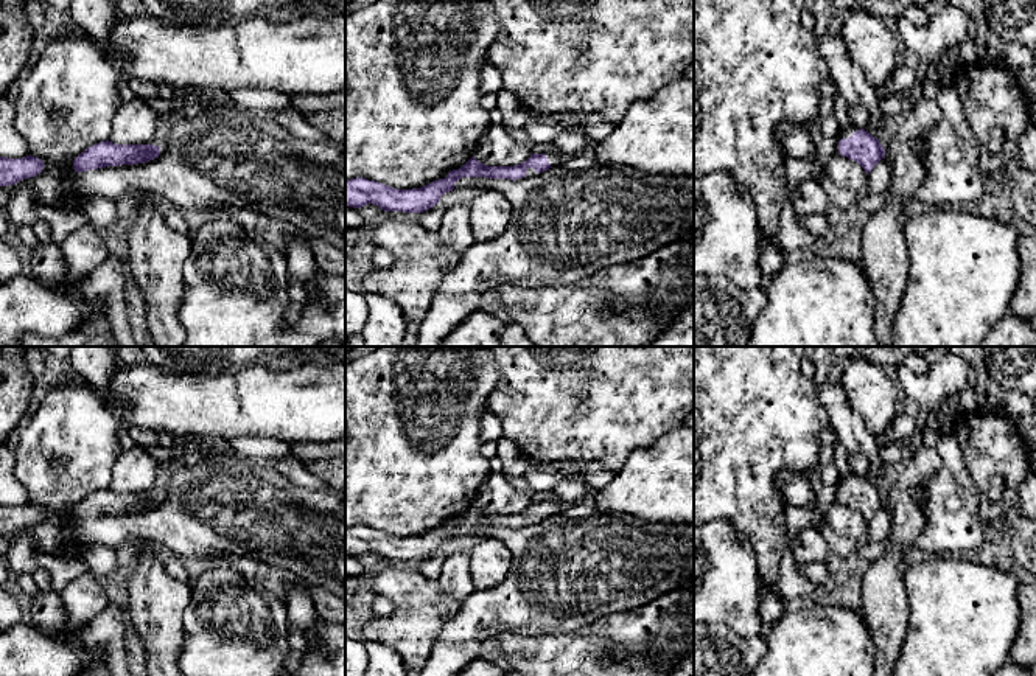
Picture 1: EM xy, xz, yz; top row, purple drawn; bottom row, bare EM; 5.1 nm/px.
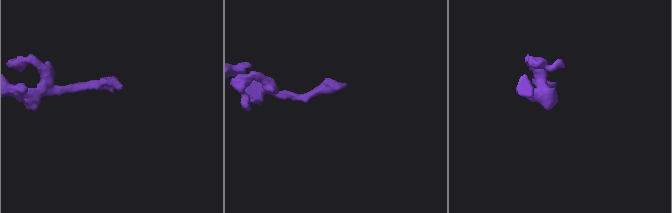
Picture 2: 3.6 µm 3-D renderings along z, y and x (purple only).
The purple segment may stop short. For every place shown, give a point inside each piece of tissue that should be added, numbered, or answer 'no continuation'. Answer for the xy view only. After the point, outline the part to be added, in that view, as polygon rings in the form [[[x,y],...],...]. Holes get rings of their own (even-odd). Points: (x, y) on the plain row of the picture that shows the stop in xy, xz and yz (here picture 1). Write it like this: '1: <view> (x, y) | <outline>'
no continuation

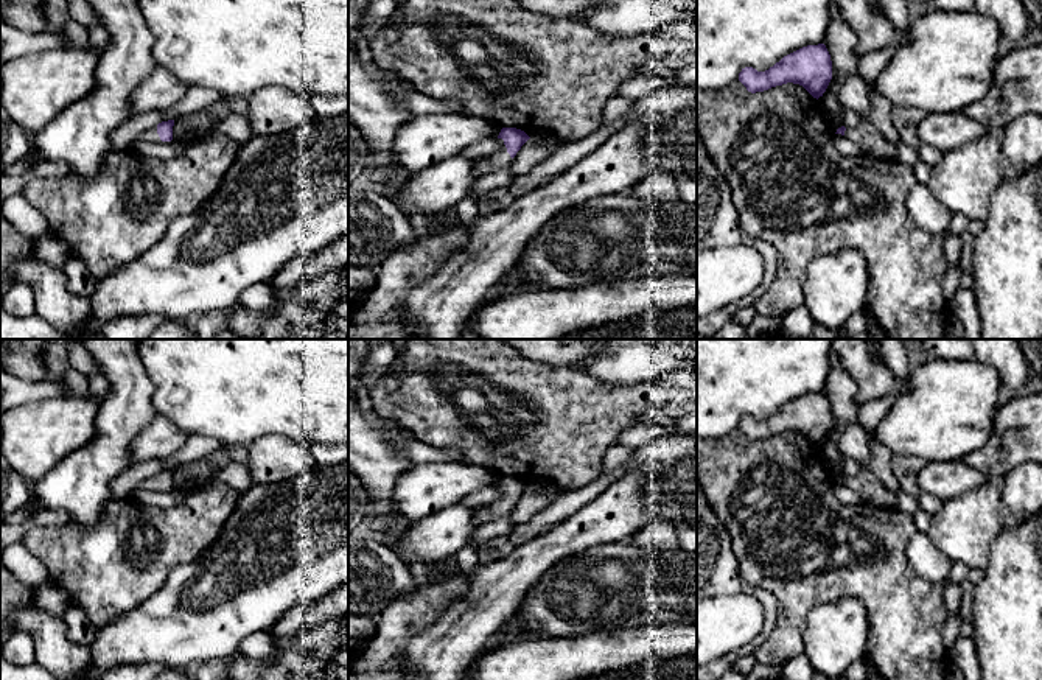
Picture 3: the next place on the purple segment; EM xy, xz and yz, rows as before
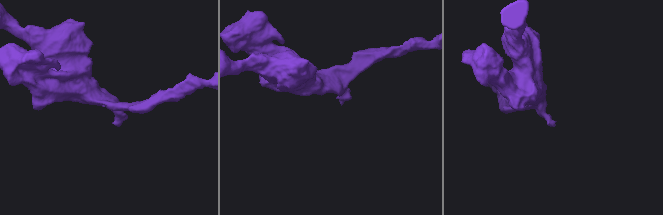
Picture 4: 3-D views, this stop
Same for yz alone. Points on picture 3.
1: yz (865, 483) | [[[862,468],[855,476],[846,476],[844,484],[858,493],[866,504],[885,509],[896,507],[896,493],[888,490],[869,468]]]

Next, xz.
1: xz (482, 514) | [[[499,487],[499,490],[501,490],[501,496],[498,499],[495,499],[493,503],[488,503],[485,506],[474,507],[473,523],[476,526],[485,524],[485,523],[493,521],[505,514],[510,514],[510,510],[513,509],[510,506],[510,503],[507,501],[504,489]]]

